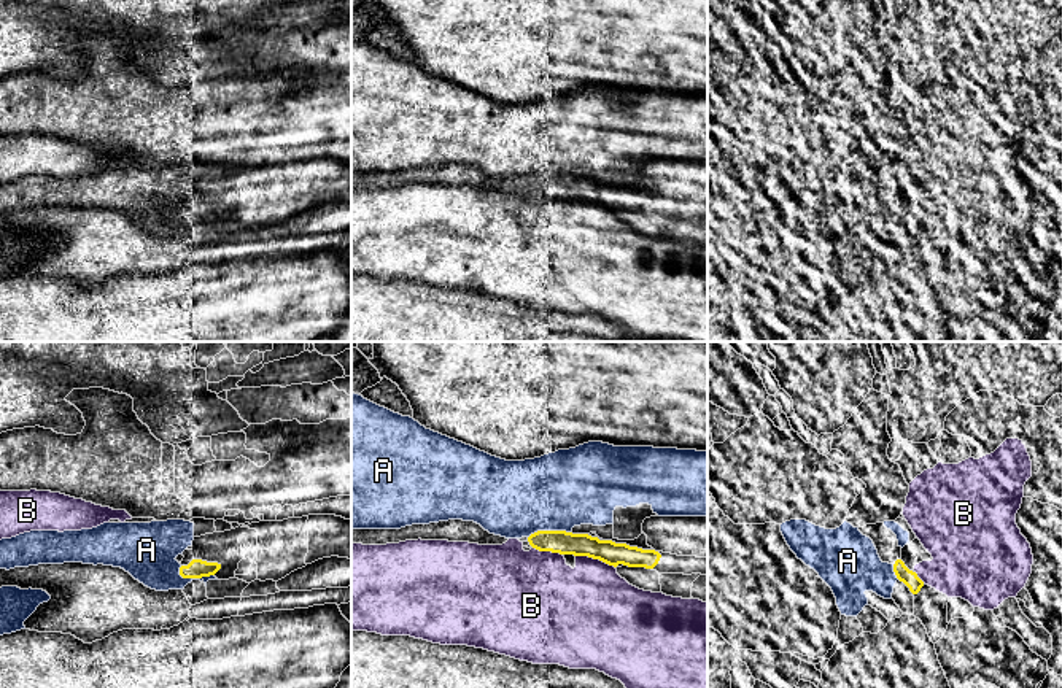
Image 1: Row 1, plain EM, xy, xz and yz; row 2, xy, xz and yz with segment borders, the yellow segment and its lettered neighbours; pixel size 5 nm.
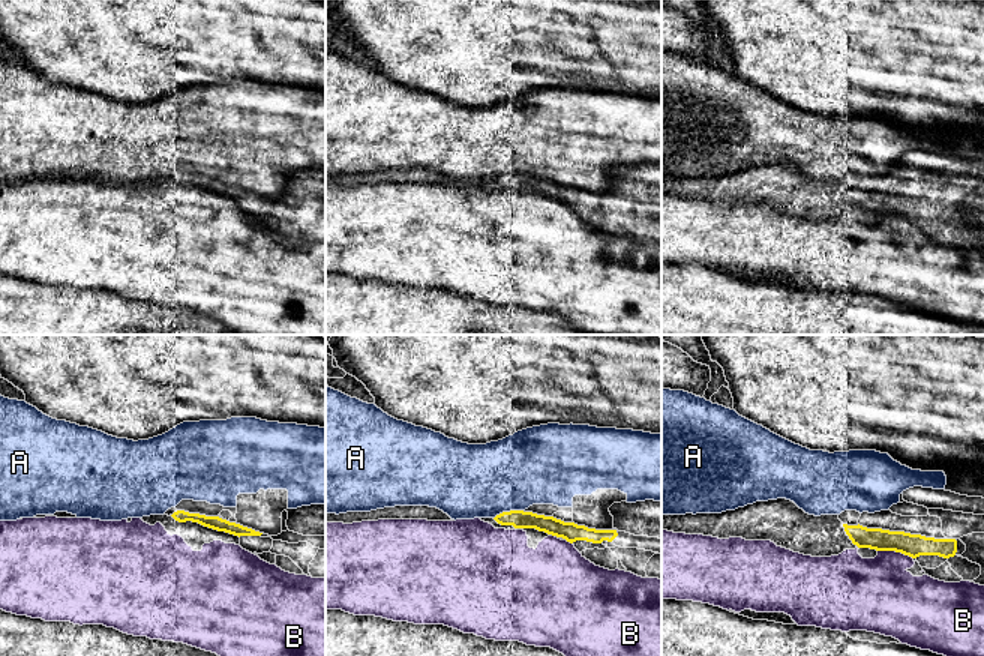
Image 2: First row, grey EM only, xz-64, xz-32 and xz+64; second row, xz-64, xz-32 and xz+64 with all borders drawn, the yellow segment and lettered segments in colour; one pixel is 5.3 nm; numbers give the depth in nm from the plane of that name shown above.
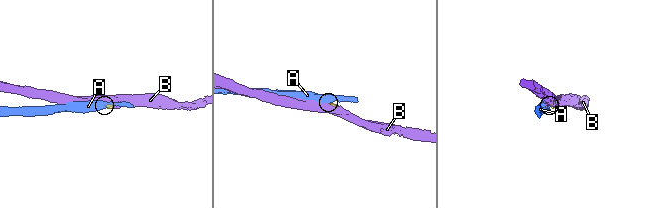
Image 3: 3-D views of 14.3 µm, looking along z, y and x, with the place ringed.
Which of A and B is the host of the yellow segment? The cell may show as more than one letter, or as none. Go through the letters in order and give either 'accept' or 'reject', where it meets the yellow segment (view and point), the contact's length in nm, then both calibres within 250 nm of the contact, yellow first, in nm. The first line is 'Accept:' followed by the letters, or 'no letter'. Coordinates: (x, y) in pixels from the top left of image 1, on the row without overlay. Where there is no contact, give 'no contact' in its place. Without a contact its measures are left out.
Accept: no letter
A: reject | xy (194, 221) | 190 nm | 100/260 nm
B: reject | xz (595, 202) | 220 nm | 120/440 nm

